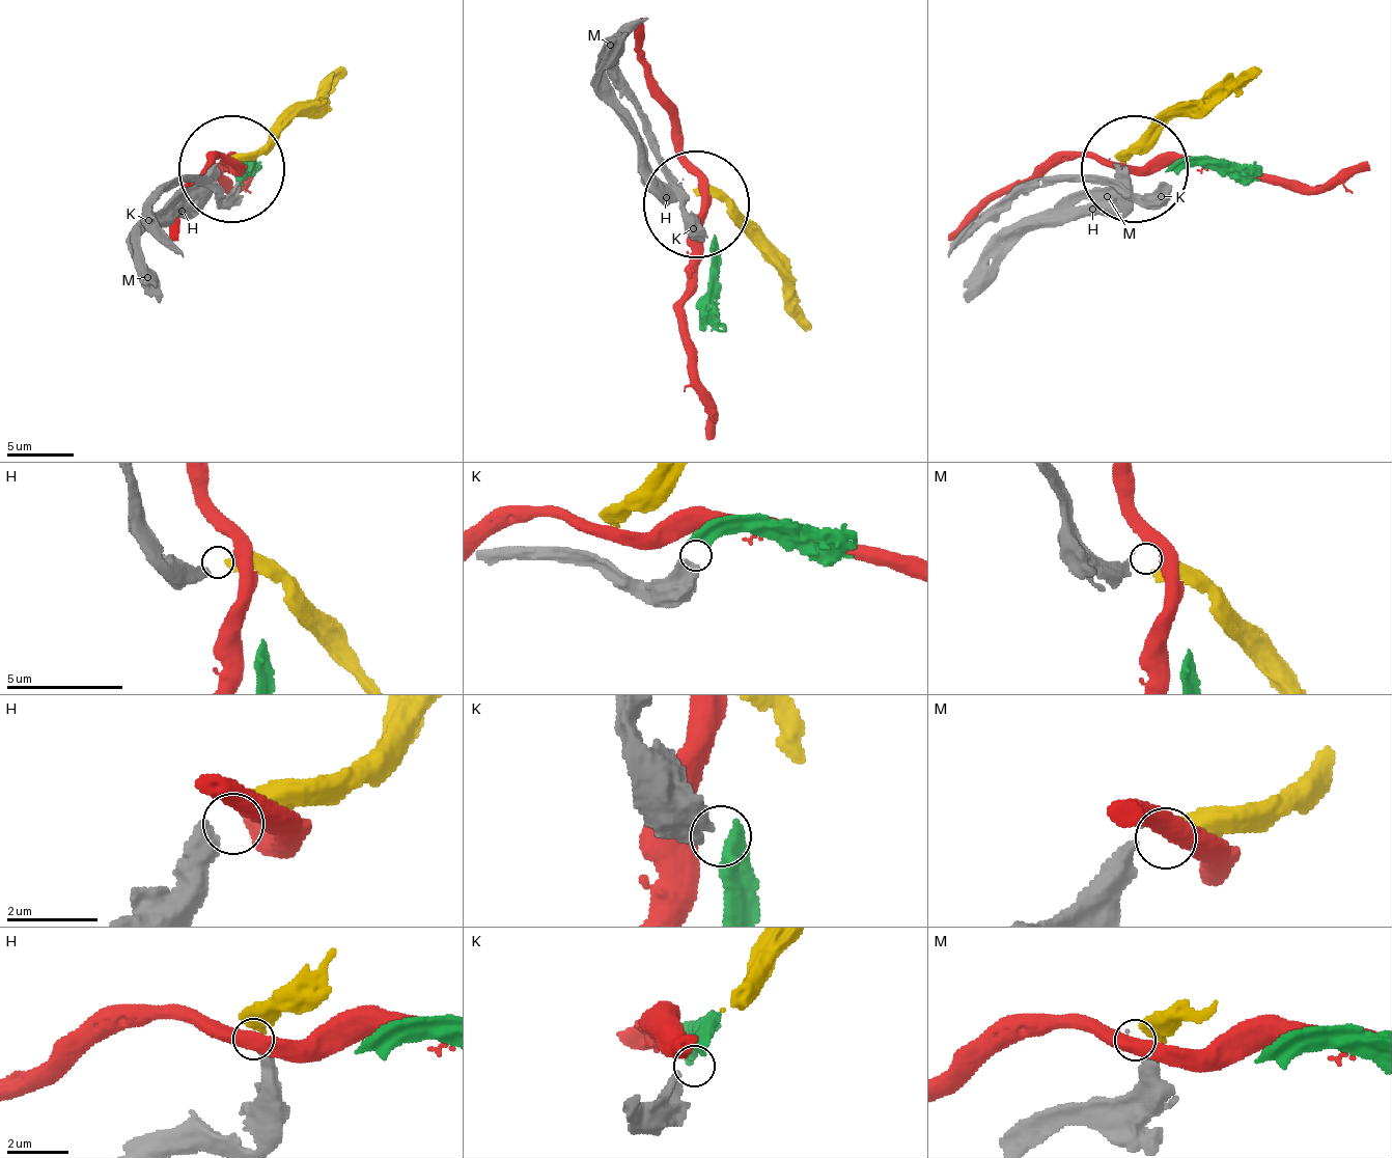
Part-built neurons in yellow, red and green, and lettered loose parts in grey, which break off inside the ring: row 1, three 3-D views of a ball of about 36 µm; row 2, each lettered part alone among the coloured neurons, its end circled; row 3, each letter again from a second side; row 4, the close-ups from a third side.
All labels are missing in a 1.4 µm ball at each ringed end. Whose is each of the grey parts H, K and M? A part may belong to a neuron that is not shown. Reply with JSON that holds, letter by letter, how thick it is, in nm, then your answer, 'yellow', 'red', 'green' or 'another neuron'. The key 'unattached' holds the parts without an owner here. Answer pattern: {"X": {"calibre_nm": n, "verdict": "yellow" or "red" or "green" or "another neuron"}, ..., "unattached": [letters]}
{"H": {"calibre_nm": 500, "verdict": "yellow"}, "K": {"calibre_nm": 500, "verdict": "green"}, "M": {"calibre_nm": 360, "verdict": "another neuron"}, "unattached": ["M"]}

